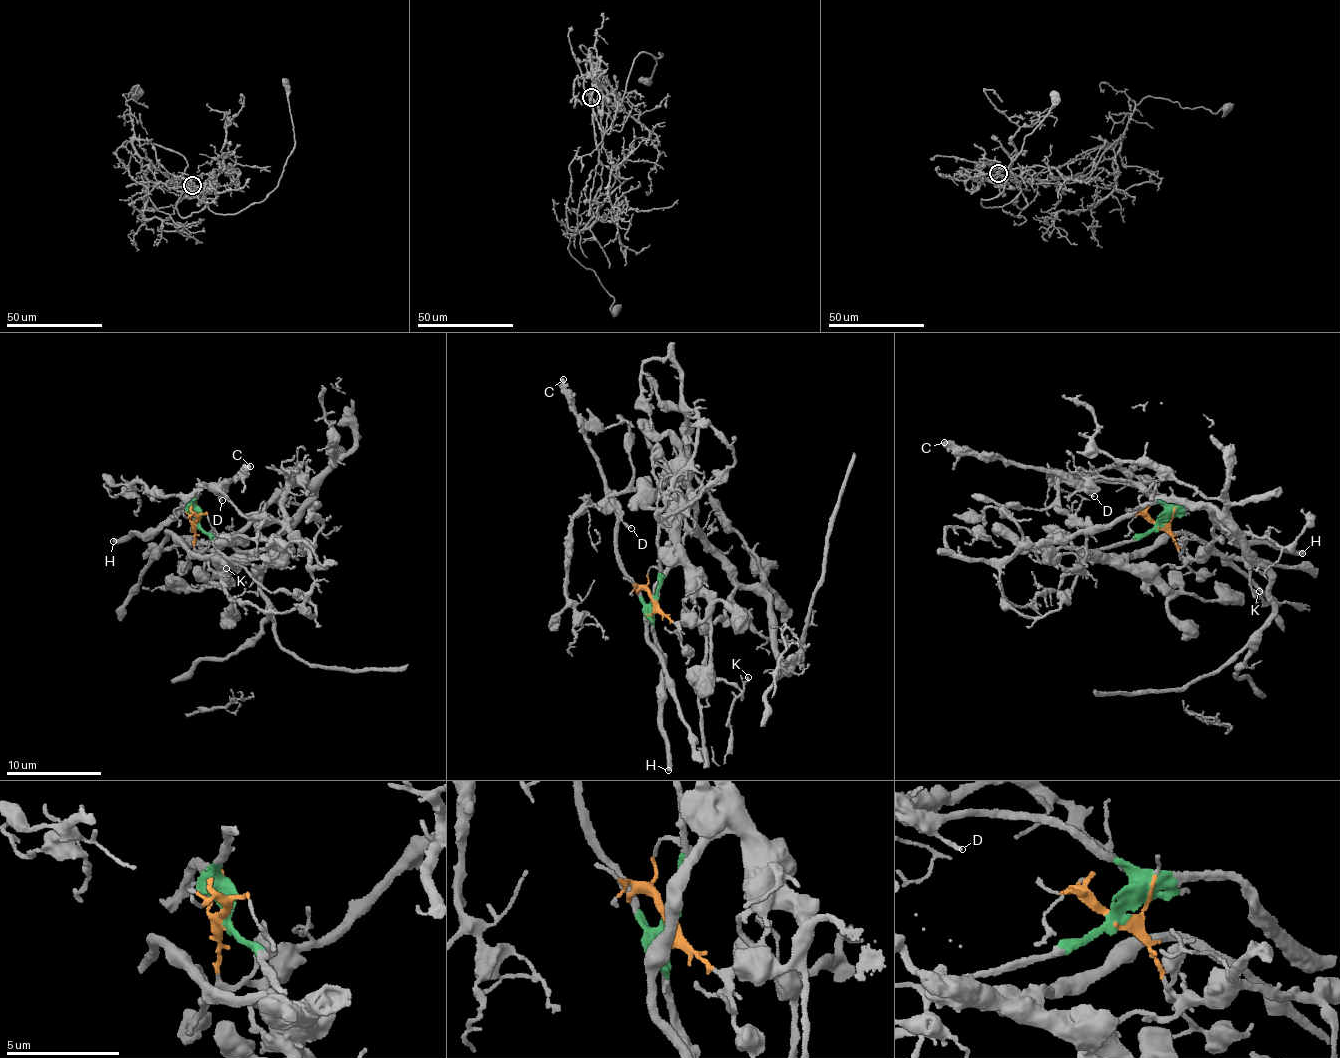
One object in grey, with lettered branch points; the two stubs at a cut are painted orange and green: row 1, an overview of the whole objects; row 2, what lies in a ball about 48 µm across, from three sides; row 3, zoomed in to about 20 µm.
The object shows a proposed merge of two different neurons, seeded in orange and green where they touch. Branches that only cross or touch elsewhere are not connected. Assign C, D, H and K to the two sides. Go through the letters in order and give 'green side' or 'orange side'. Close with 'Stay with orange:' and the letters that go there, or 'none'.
C: green side
D: green side
H: green side
K: orange side
Stay with orange: K

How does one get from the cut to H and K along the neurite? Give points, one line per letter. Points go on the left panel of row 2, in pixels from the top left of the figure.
H: (197, 524), (187, 512), (190, 503), (182, 500), (174, 514), (146, 533), (129, 531), (112, 541)
K: (197, 524), (195, 547), (212, 550), (217, 548), (220, 539), (200, 542), (203, 566), (210, 576), (227, 567)

